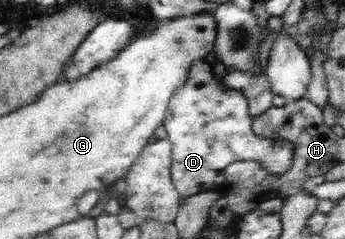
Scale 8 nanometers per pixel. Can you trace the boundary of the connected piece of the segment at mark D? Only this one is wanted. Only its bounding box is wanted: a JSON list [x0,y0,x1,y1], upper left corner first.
[163,61,295,197]

